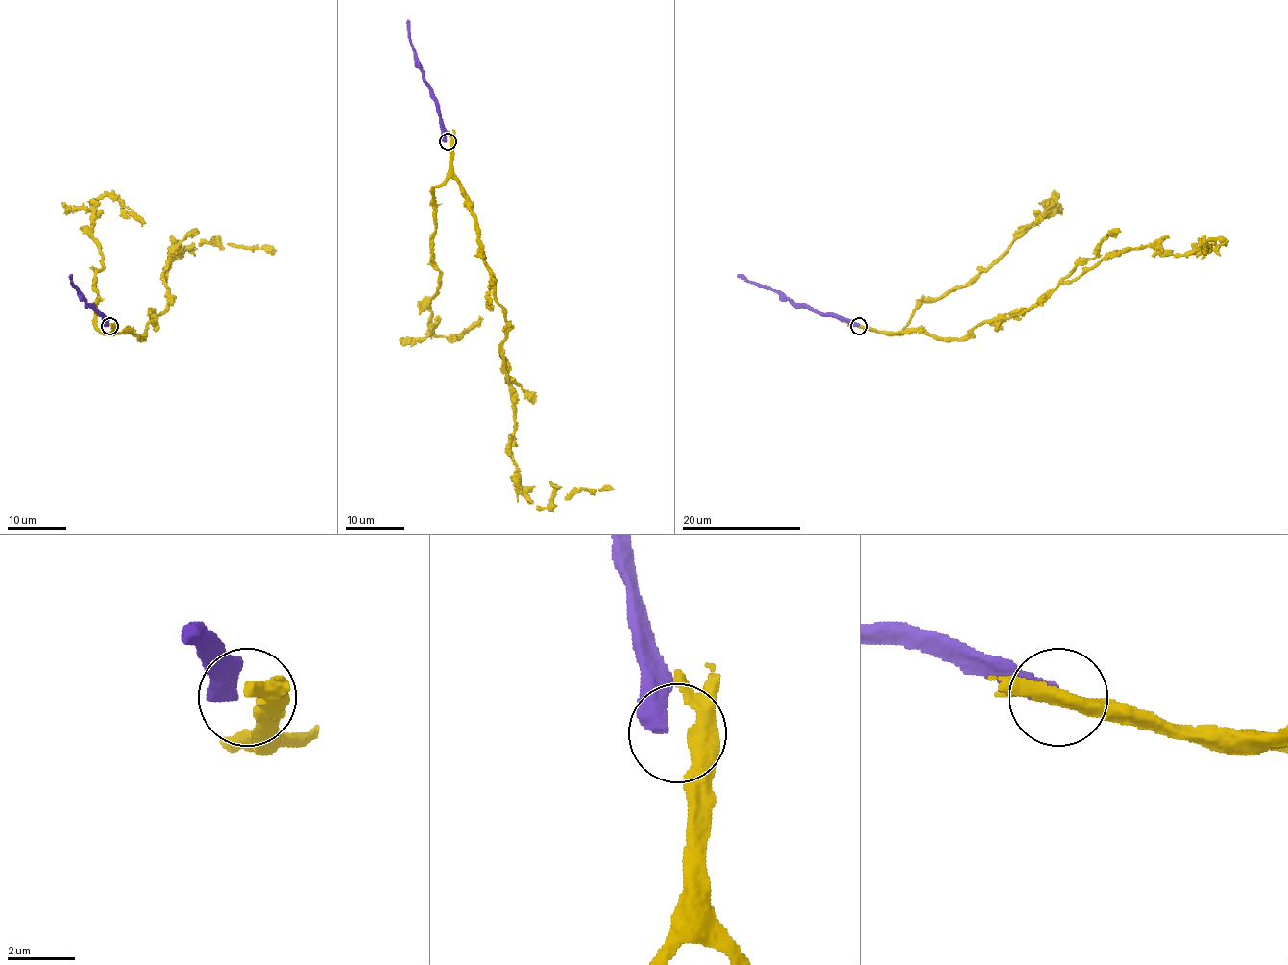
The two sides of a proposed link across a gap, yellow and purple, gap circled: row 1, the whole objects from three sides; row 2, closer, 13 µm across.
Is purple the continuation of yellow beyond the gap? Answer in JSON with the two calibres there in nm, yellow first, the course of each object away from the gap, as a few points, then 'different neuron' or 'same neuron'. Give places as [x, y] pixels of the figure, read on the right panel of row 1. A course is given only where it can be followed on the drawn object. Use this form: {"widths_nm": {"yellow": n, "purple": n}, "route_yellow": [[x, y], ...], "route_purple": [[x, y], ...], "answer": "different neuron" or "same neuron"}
{"widths_nm": {"yellow": 440, "purple": 480}, "route_yellow": [[859, 326], [959, 339], [1036, 307], [1112, 256], [1147, 247], [1210, 253], [1224, 242], [1209, 239], [1205, 251]], "route_purple": [[859, 326], [820, 315], [747, 283], [737, 274]], "answer": "different neuron"}

